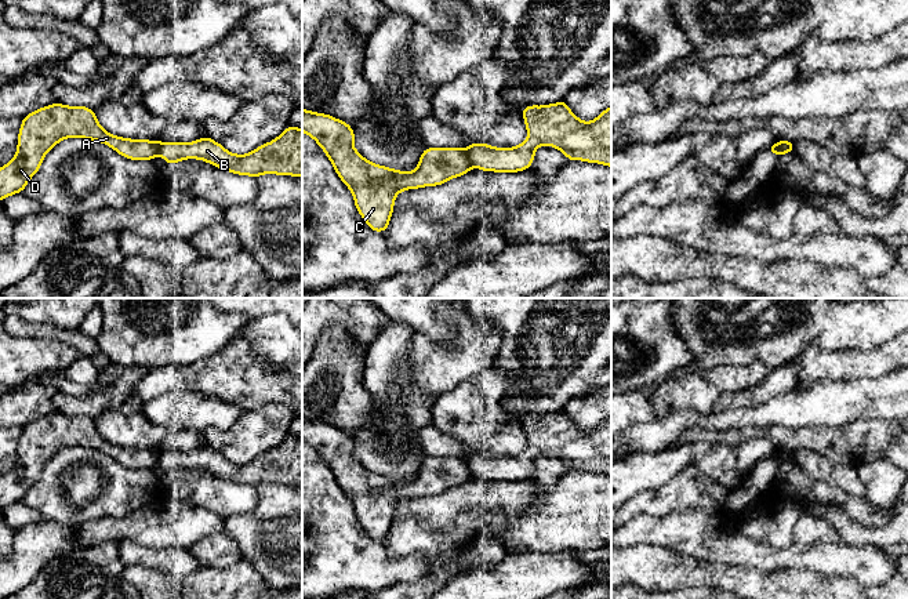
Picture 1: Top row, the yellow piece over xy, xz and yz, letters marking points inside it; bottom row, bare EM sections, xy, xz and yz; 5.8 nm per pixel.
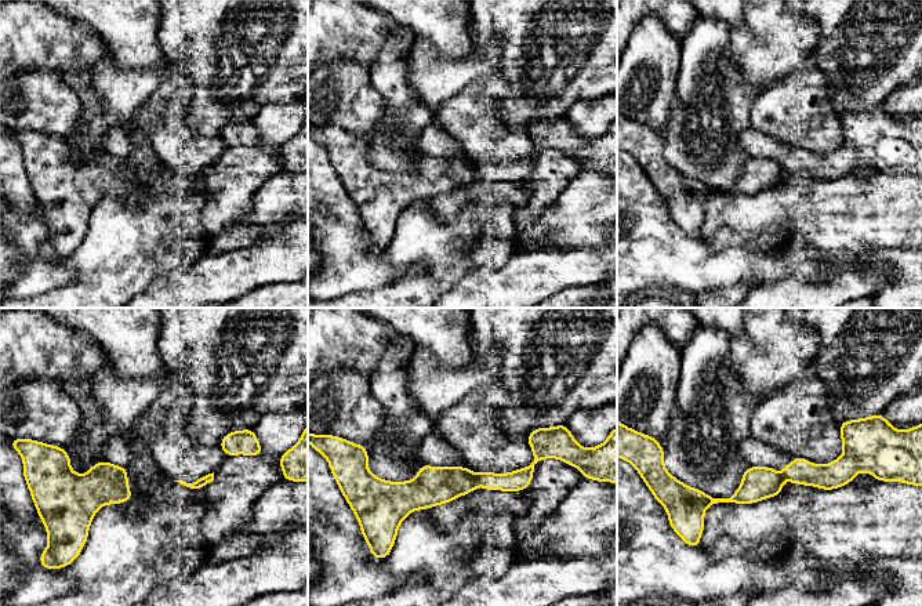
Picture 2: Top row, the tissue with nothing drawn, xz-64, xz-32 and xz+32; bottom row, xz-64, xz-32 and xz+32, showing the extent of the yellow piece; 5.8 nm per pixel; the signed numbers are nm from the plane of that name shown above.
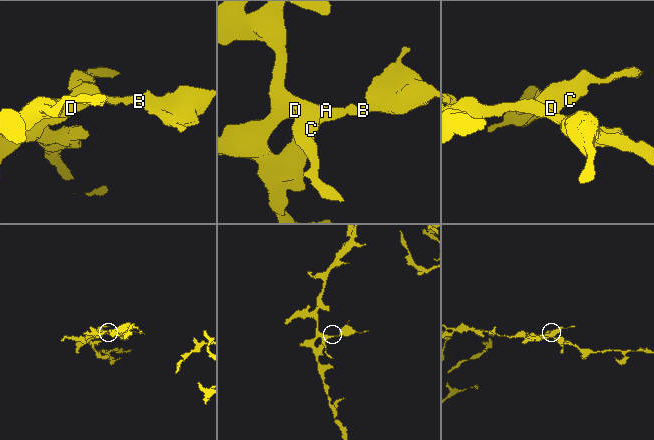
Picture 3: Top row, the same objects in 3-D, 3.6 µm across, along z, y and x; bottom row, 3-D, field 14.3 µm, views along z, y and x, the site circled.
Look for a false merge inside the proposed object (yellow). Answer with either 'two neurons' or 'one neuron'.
two neurons

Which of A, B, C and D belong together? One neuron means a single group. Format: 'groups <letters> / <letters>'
groups A C D / B

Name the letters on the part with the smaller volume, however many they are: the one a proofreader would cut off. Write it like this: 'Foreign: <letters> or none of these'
Foreign: B

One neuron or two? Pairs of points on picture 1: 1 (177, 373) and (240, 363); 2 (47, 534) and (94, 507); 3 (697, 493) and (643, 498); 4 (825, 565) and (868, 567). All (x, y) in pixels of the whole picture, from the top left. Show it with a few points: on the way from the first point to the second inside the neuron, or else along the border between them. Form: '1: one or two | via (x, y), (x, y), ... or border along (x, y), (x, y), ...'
1: one | via (192, 373), (225, 373)
2: two | border along (43, 519), (75, 527)
3: one | via (683, 493), (657, 498)
4: one | via (836, 565), (857, 565)

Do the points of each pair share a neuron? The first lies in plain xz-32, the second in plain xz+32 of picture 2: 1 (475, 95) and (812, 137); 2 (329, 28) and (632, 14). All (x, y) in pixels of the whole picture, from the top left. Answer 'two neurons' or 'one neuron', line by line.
1: one neuron
2: one neuron

